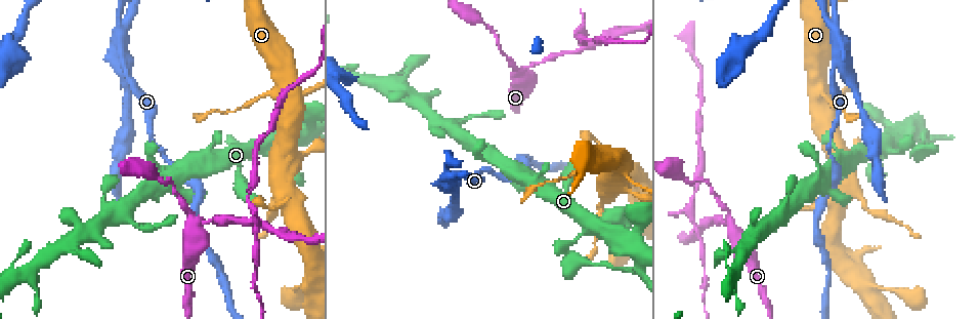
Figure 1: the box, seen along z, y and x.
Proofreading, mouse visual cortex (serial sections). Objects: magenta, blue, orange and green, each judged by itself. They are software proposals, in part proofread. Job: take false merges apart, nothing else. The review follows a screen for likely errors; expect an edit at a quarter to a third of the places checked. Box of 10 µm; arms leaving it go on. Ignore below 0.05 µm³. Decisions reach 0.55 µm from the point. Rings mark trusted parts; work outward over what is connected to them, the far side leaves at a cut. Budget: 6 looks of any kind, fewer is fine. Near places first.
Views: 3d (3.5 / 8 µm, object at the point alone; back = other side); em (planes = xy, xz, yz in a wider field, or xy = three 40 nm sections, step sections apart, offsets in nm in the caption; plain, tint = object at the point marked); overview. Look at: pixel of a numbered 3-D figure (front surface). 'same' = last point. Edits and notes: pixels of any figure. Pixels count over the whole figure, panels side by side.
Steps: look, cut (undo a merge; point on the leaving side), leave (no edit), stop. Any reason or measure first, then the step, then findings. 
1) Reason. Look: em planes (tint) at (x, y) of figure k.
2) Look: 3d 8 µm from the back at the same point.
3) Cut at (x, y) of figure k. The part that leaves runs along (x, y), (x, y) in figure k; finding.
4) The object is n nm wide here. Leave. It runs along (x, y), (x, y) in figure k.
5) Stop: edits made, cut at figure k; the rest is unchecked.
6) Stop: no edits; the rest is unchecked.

Branch point. Look: 3d 3.5 µm at (838, 59) of figure 1.

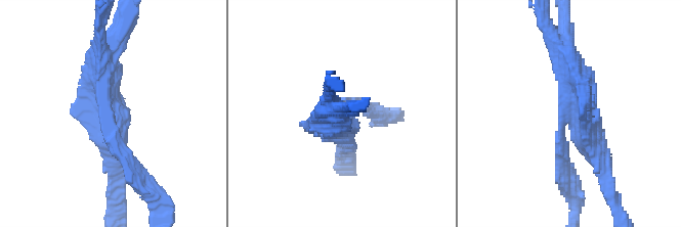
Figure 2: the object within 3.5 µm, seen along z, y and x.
Now the EM. Look: em xy step 3 (tint) at (569, 112) of figure 2.

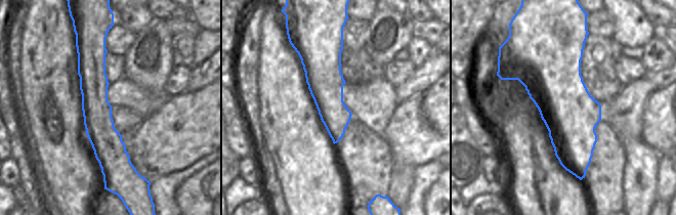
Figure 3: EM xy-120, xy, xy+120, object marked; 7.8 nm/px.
Cut at (592, 146) of figure 2. The part that leaves runs along (569, 111), (588, 124), (611, 196) in figure 2; two cells meet here.

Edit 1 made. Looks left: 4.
A narrow waist. Look: 3d 3.5 µm at (262, 146) of figure 1.

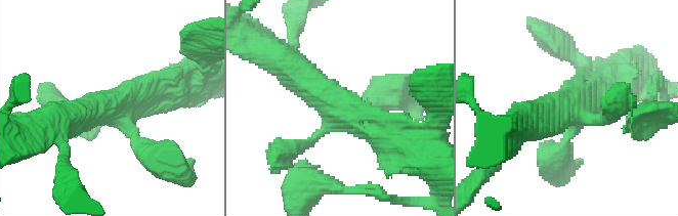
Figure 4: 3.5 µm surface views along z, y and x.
4 arms meet here; the arms are 150, 200, 400, 500 nm wide; shape alone is not enough. Look: em xy step 5 (tint) at (567, 105) of figure 4.

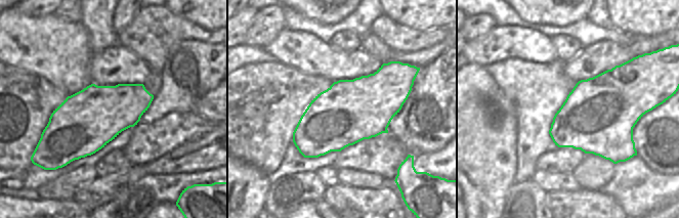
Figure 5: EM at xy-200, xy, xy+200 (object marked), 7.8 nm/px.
Leave. It runs along (287, 65), (390, 140) in figure 4; all the same cell.

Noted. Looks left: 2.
A fork. Look: 3d 8 µm at (353, 73) of figure 1.

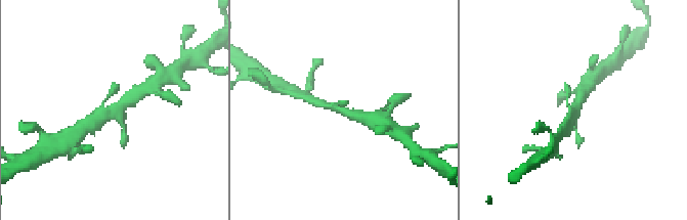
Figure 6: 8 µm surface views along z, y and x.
Now the EM. Look: em xy step 5 (tint) at the same point.

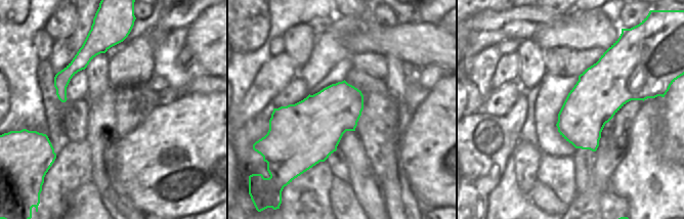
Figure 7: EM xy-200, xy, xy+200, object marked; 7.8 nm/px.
Leave. It runs along (137, 93), (102, 117), (94, 129) in figure 6; continuous, no second cell.

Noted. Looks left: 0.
Stop: edits made, cut at figure 2; the rest is unchecked.

